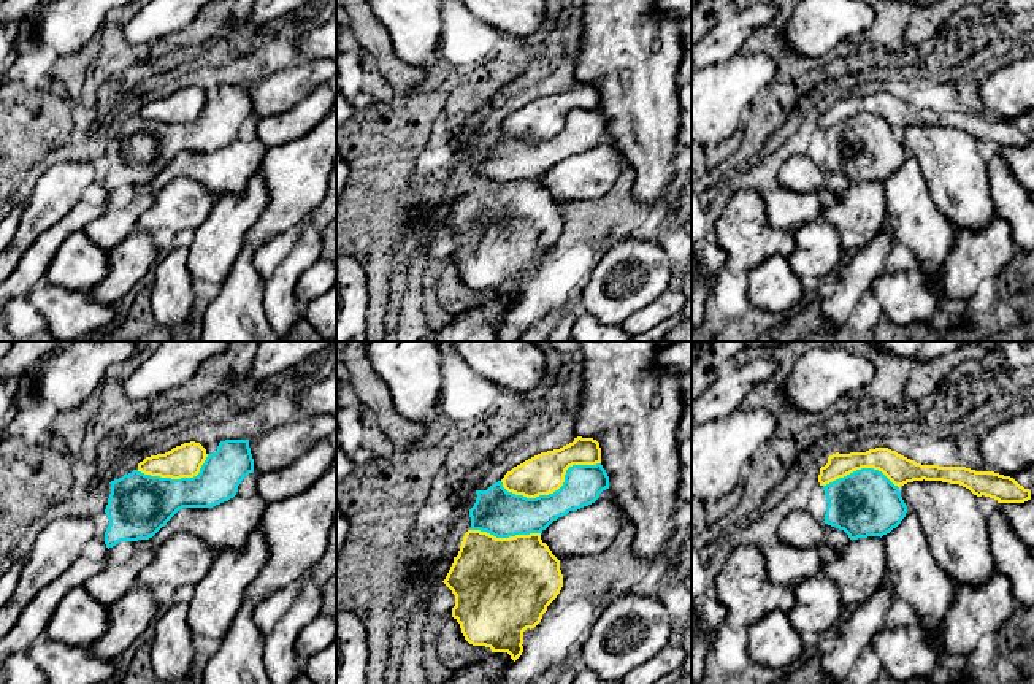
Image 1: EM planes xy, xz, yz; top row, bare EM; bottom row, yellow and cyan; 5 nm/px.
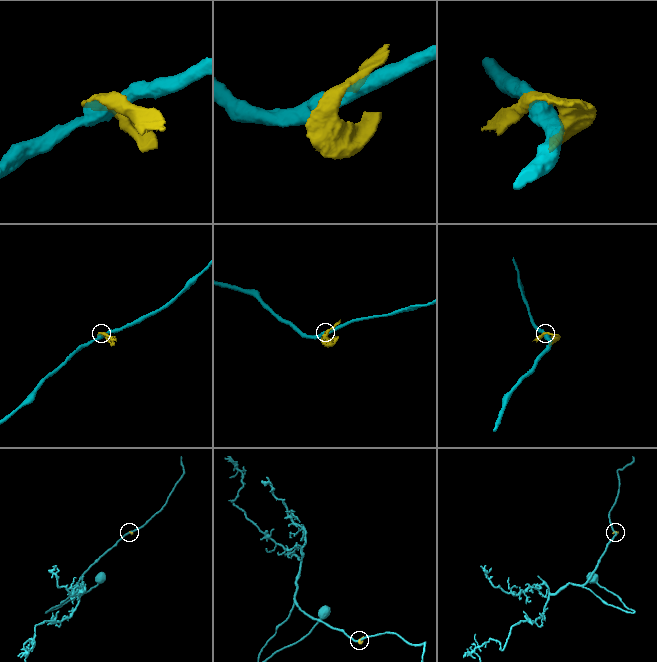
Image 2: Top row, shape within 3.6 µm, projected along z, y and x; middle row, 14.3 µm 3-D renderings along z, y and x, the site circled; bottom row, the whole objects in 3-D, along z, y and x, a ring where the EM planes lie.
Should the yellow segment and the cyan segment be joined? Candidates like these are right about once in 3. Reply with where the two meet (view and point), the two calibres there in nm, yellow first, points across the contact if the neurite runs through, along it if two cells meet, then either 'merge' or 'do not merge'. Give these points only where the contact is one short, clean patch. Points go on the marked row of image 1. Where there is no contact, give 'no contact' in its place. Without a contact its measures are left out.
xz (554, 491) | 200/220 nm | do not merge

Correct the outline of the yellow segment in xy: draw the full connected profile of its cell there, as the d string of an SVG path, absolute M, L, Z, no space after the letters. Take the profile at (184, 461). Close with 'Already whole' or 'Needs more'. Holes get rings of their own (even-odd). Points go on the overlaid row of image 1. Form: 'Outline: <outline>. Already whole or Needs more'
Outline: M190 441L165 454L146 457L138 463L138 471L171 479L193 478L200 473L206 457L206 449L200 443Z. Already whole

